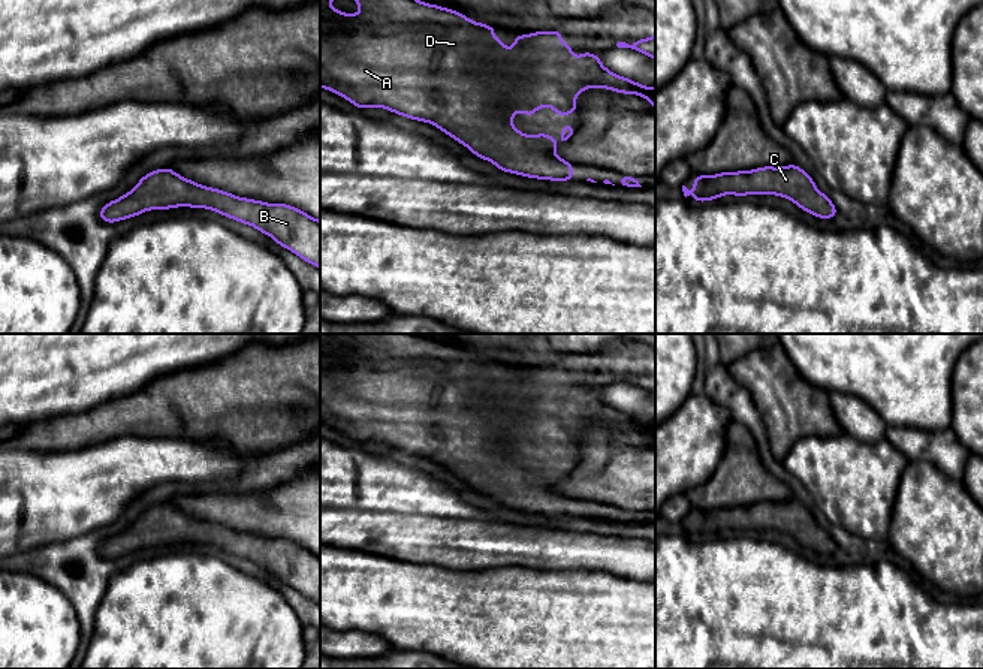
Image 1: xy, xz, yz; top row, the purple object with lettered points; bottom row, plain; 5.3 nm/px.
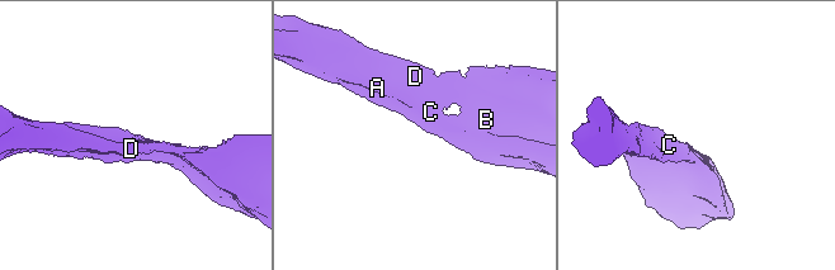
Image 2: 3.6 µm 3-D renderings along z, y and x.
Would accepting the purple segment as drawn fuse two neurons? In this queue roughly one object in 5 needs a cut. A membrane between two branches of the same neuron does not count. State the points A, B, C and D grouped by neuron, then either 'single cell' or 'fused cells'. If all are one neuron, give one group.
A B C D; single cell

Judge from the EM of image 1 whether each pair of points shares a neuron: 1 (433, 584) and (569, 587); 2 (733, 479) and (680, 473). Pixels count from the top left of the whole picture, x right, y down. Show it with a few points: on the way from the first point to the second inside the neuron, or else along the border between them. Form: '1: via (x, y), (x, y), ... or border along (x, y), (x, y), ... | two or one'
1: via (467, 591), (534, 591) | one
2: border along (724, 443), (714, 473), (686, 493) | two

